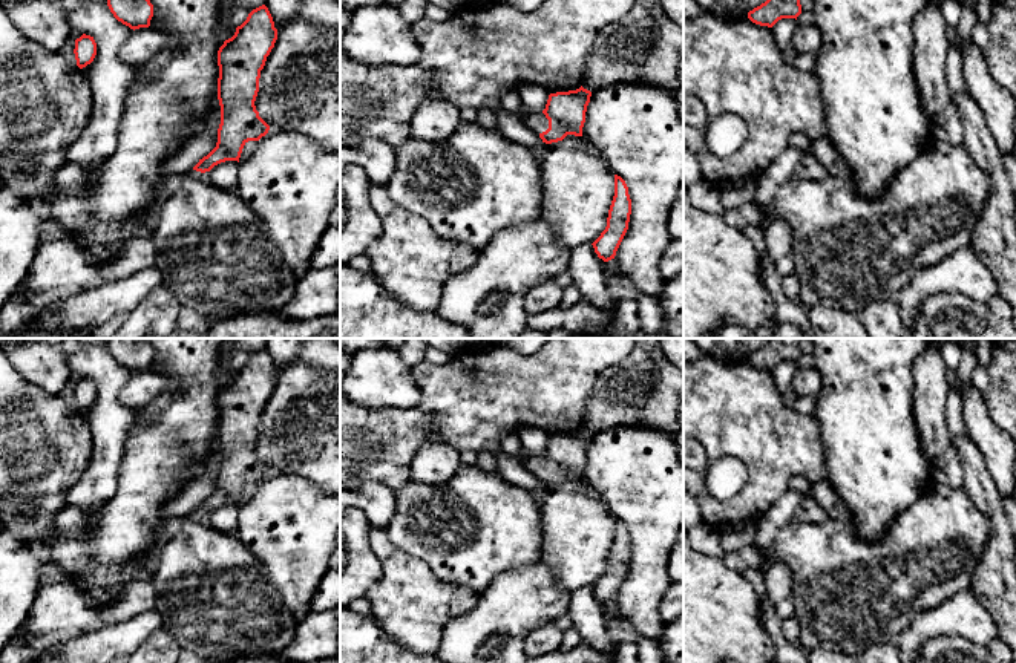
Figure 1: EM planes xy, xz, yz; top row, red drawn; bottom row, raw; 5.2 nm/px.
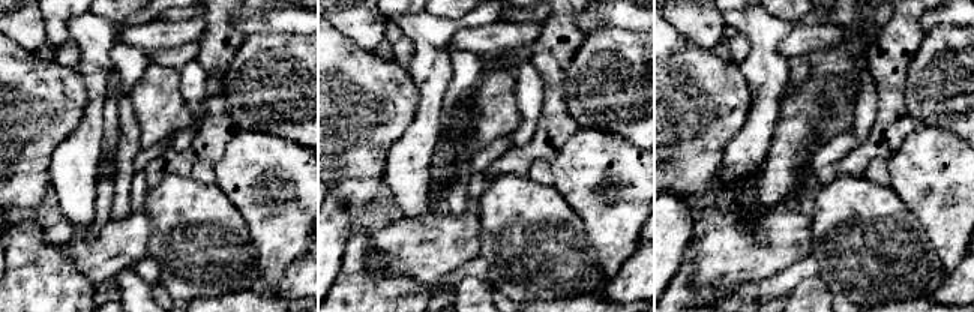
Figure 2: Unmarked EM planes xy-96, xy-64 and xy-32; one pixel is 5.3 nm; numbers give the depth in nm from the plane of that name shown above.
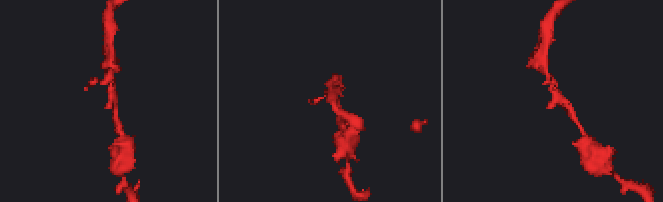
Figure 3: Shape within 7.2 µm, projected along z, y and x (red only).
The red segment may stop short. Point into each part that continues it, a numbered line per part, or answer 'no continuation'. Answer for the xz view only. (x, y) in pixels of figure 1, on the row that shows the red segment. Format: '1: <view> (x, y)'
1: xz (537, 121)

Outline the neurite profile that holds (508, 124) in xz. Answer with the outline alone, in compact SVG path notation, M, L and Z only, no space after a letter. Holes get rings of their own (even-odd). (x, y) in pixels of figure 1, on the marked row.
M500 109L497 113L497 130L507 139L523 144L529 149L546 144L539 135L535 135L527 126L524 126L513 113Z

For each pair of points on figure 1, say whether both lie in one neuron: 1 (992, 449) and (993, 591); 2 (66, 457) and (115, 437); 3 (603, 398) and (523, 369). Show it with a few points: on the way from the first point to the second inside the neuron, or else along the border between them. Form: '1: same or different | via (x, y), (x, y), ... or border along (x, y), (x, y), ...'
1: different | border along (975, 446), (999, 495)
2: different | border along (86, 418), (91, 460), (77, 480)
3: different | border along (612, 365), (606, 366), (593, 383), (581, 427)

